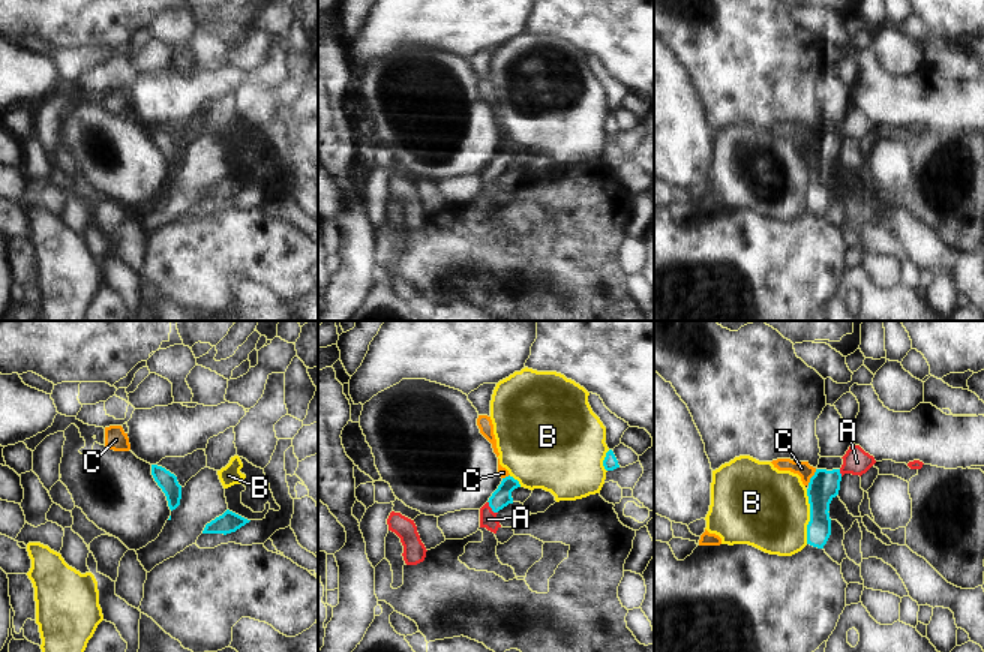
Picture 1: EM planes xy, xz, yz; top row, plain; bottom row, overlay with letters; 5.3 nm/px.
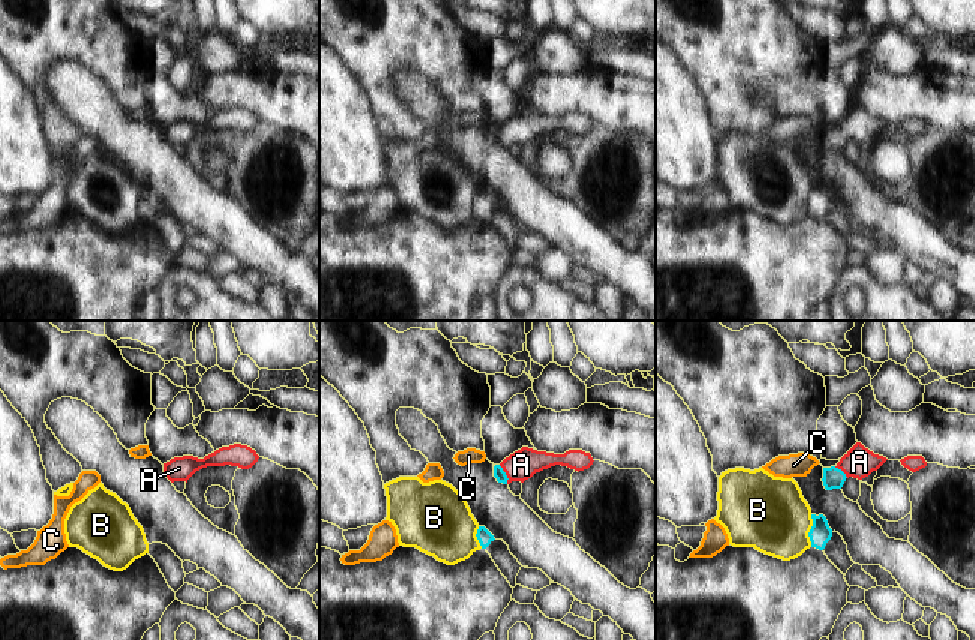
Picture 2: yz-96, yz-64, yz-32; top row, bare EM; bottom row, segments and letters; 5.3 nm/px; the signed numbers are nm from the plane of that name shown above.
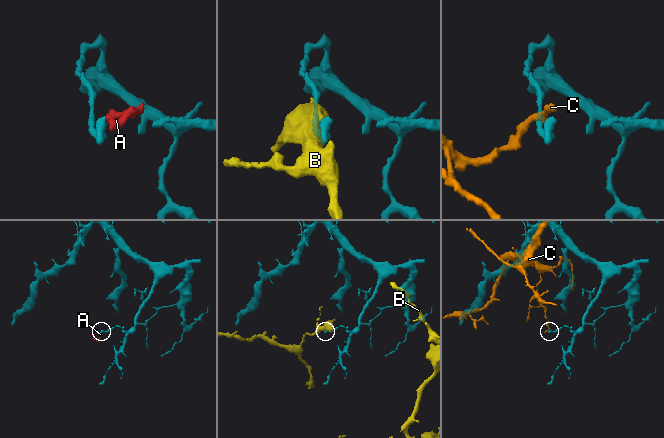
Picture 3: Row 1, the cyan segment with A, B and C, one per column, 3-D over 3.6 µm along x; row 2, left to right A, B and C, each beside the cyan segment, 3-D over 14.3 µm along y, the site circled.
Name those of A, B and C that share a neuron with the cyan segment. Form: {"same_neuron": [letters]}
{"same_neuron": ["A"]}

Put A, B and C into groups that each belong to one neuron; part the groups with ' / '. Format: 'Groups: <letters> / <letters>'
Groups: A / B / C

